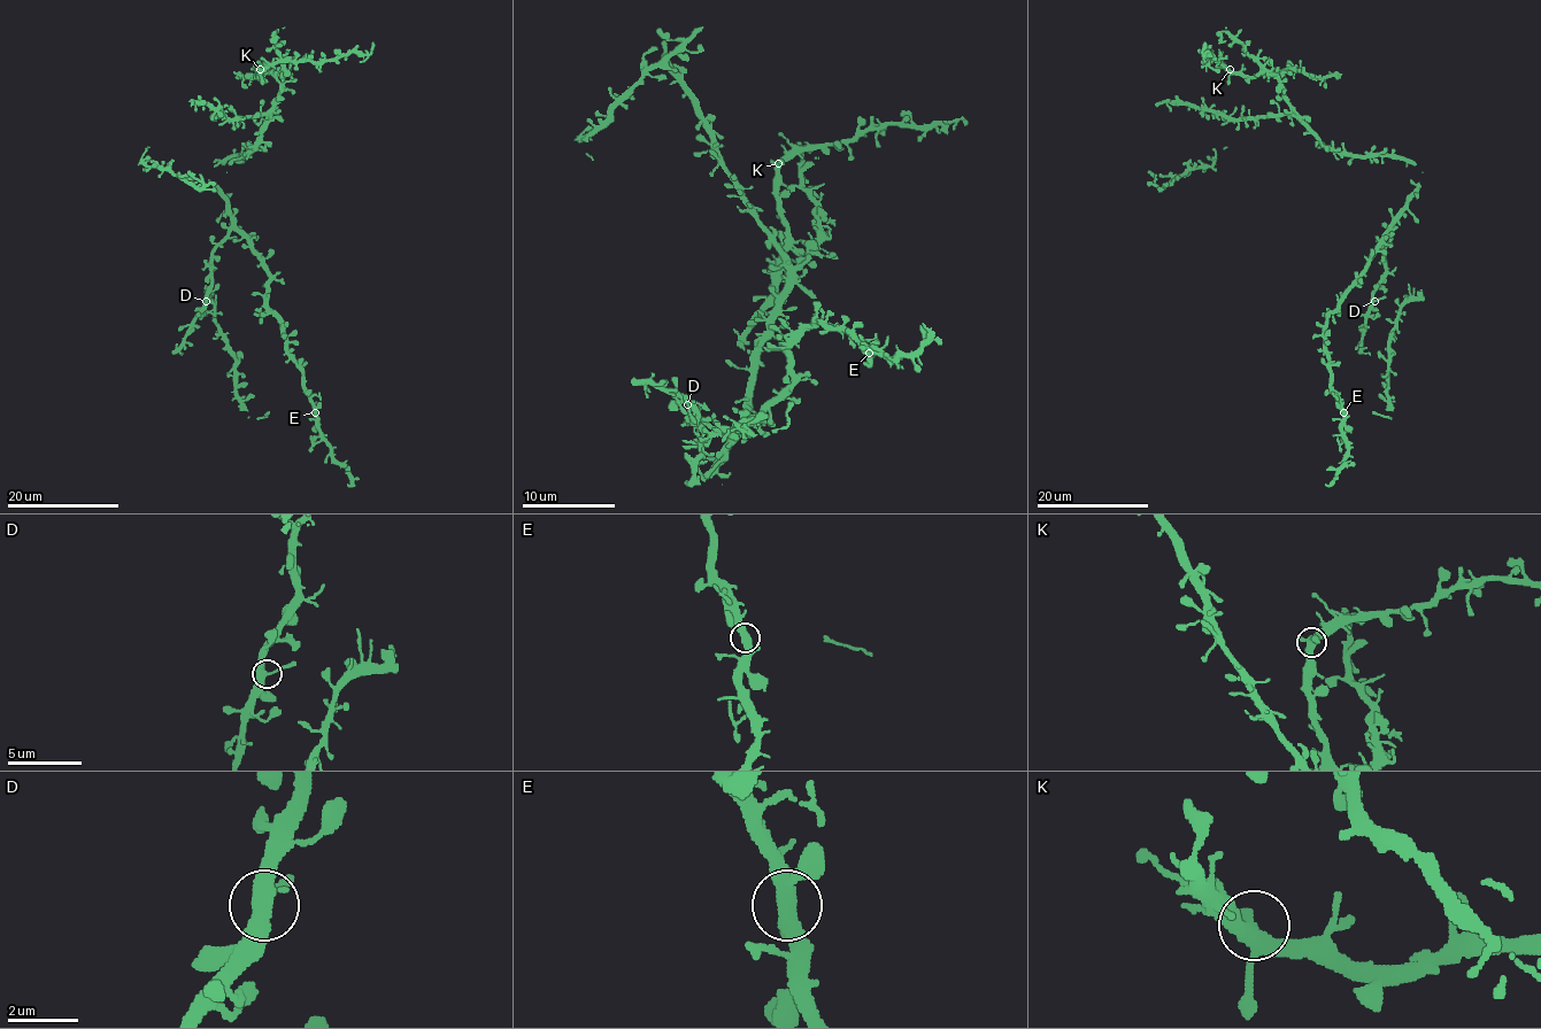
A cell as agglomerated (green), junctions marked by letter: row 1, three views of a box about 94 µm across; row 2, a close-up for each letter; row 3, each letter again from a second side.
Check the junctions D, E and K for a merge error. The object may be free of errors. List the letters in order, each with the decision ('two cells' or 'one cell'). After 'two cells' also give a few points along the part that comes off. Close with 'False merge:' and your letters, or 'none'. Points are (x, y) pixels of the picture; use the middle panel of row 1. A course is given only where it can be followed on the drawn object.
D: one cell
E: one cell
K: one cell
False merge: none

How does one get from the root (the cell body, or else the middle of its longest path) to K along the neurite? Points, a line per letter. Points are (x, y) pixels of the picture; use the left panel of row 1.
K: (226, 157), (243, 155), (255, 146), (262, 124), (278, 98), (278, 70), (272, 69), (260, 76), (260, 69)

